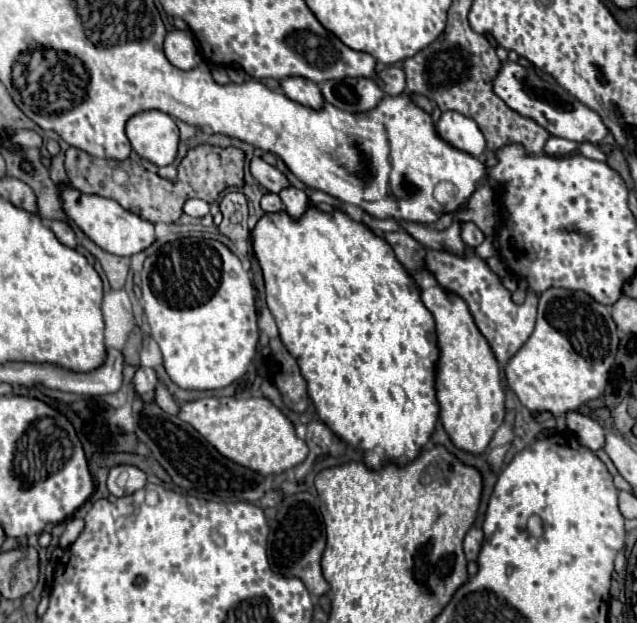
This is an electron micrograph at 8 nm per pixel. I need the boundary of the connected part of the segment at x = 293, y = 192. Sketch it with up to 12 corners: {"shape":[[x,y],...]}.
{"shape":[[289,184],[279,192],[285,210],[299,216],[309,206],[307,194]]}

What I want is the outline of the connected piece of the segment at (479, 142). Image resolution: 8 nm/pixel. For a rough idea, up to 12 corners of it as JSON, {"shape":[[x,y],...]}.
{"shape":[[443,112],[437,120],[439,138],[475,158],[485,138],[471,118]]}

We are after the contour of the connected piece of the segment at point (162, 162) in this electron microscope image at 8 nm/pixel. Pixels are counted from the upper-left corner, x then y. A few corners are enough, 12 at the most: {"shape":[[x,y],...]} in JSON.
{"shape":[[147,110],[127,122],[141,158],[169,166],[179,128],[165,112]]}

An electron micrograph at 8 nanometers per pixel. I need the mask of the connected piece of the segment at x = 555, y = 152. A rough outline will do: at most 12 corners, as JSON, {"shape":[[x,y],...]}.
{"shape":[[551,136],[543,152],[567,156],[577,150],[577,142]]}

